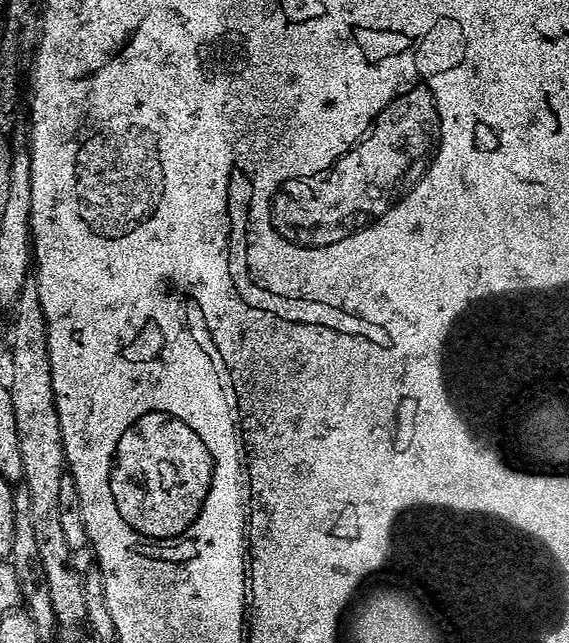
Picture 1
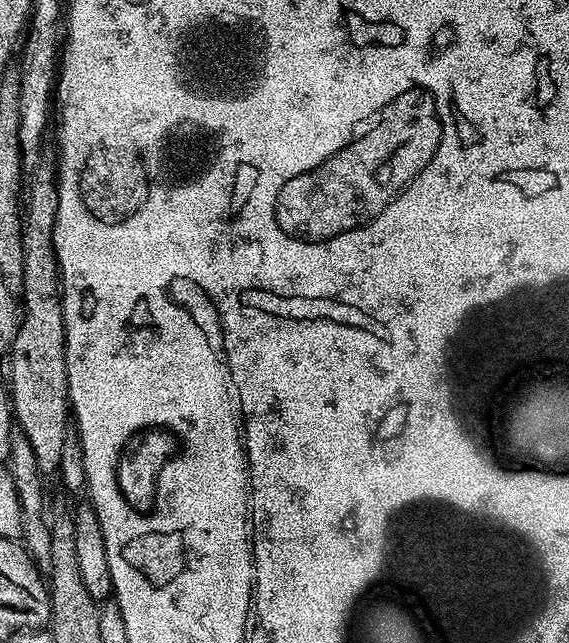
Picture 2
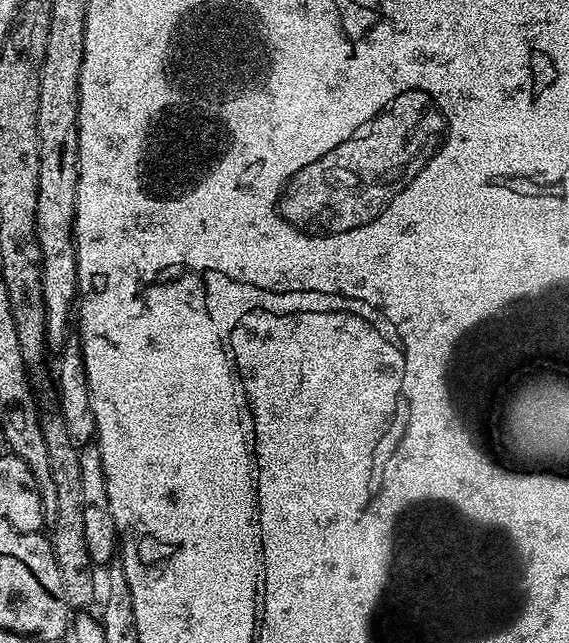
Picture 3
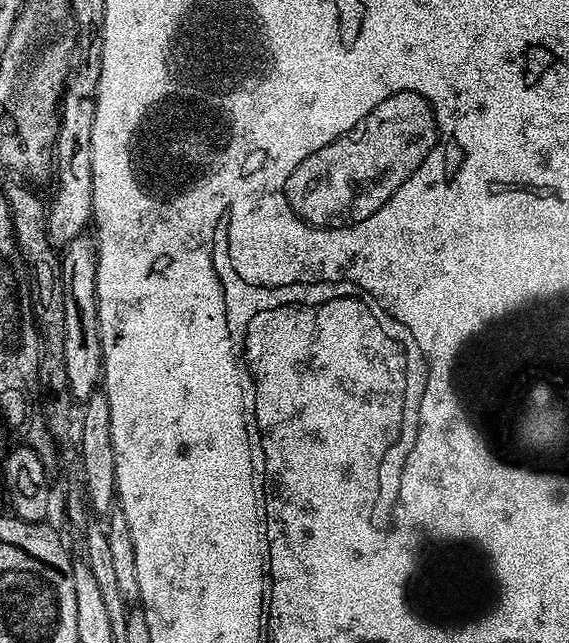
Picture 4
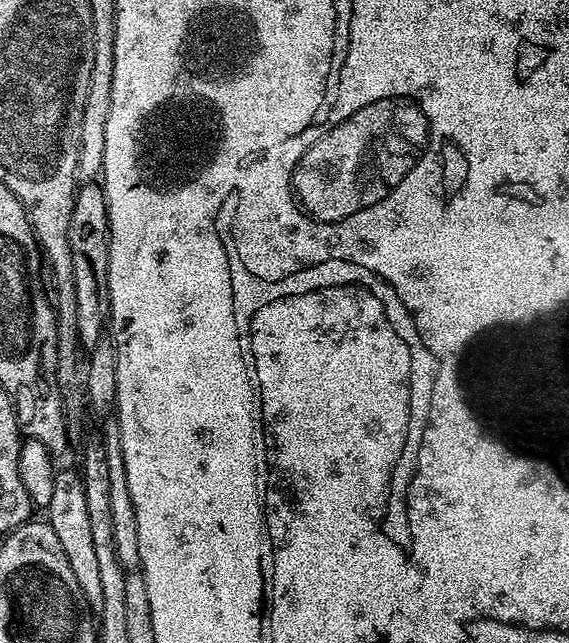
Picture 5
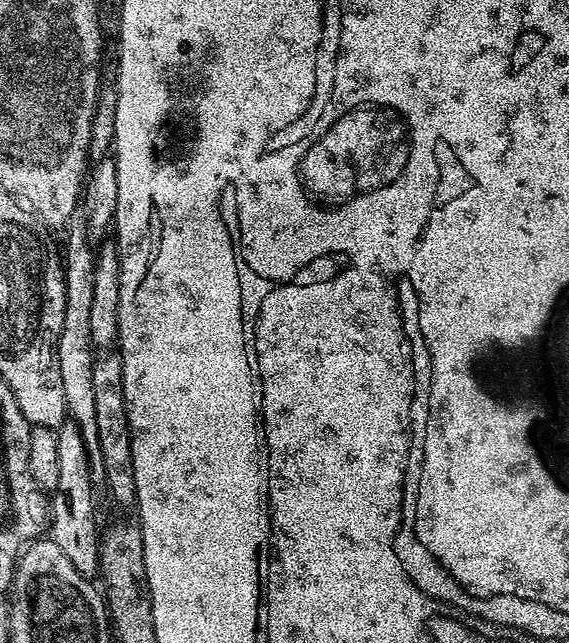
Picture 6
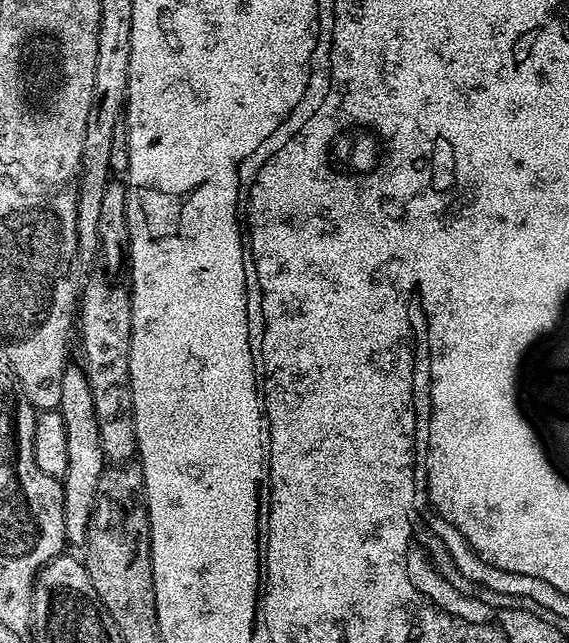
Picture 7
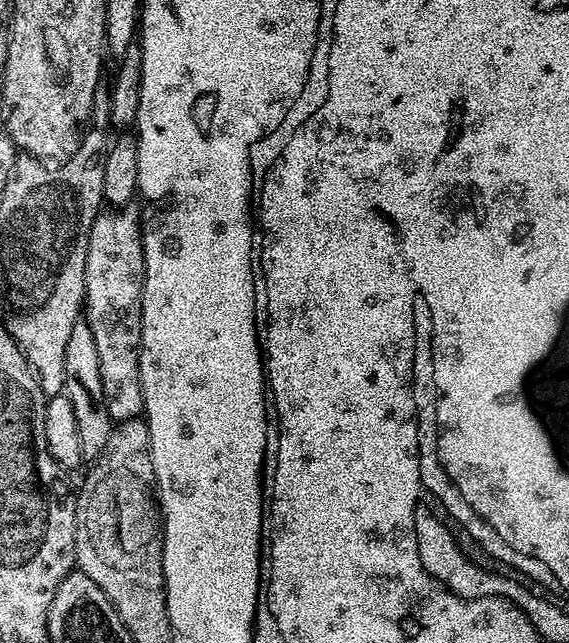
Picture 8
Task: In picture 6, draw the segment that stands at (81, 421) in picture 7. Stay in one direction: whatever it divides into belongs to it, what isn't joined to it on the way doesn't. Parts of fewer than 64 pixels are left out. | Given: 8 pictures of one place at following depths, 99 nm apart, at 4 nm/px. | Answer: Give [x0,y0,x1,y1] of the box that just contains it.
[50,419,101,578]

